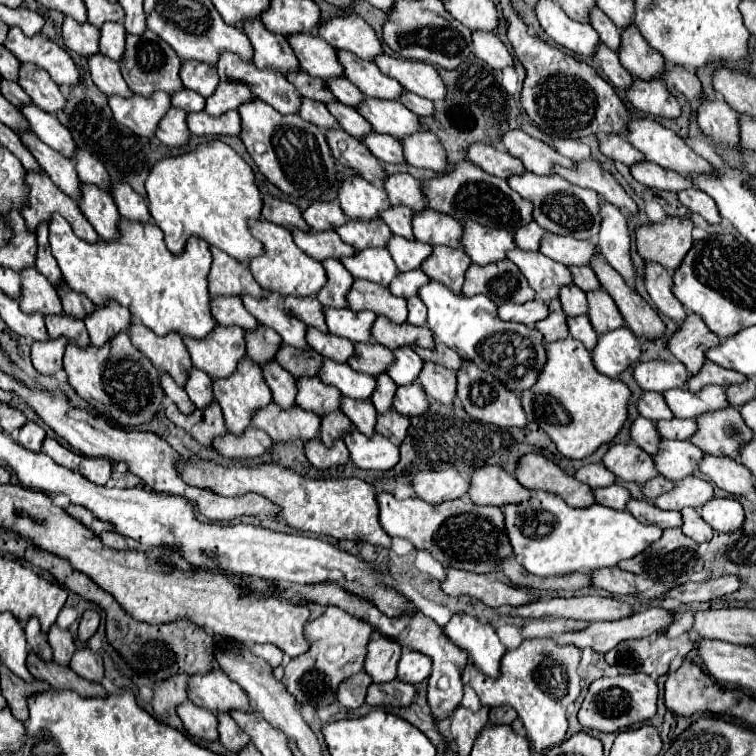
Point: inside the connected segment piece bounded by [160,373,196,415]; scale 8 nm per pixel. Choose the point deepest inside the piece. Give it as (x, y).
(177, 394)

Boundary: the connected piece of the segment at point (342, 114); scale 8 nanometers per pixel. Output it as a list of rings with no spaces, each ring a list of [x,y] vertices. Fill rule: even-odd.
[[[326,103],[326,107],[330,109],[330,113],[338,119],[338,123],[342,123],[342,129],[346,133],[350,133],[356,139],[362,139],[366,133],[372,131],[370,123],[354,109],[354,107],[346,107],[344,103]]]

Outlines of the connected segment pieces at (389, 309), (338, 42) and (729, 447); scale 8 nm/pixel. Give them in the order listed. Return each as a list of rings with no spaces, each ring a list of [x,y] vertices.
[[[354,279],[346,301],[352,311],[370,309],[374,313],[386,315],[394,323],[404,323],[408,315],[406,301],[402,297],[392,295],[388,287],[378,287],[378,283],[370,283],[366,279]]]
[[[344,13],[320,23],[318,35],[336,49],[346,49],[362,59],[374,61],[382,53],[382,45],[374,29],[356,13]]]
[[[734,407],[698,415],[696,423],[698,431],[690,437],[690,441],[698,445],[704,453],[712,455],[726,455],[738,459],[740,447],[754,437],[750,427],[740,417],[740,411]]]

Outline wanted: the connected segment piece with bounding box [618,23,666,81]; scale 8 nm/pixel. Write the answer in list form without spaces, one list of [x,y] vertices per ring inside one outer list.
[[[634,23],[622,29],[622,41],[618,47],[620,63],[636,77],[640,79],[656,79],[664,71],[666,63],[658,51],[654,51],[642,35],[638,35],[638,29]]]

